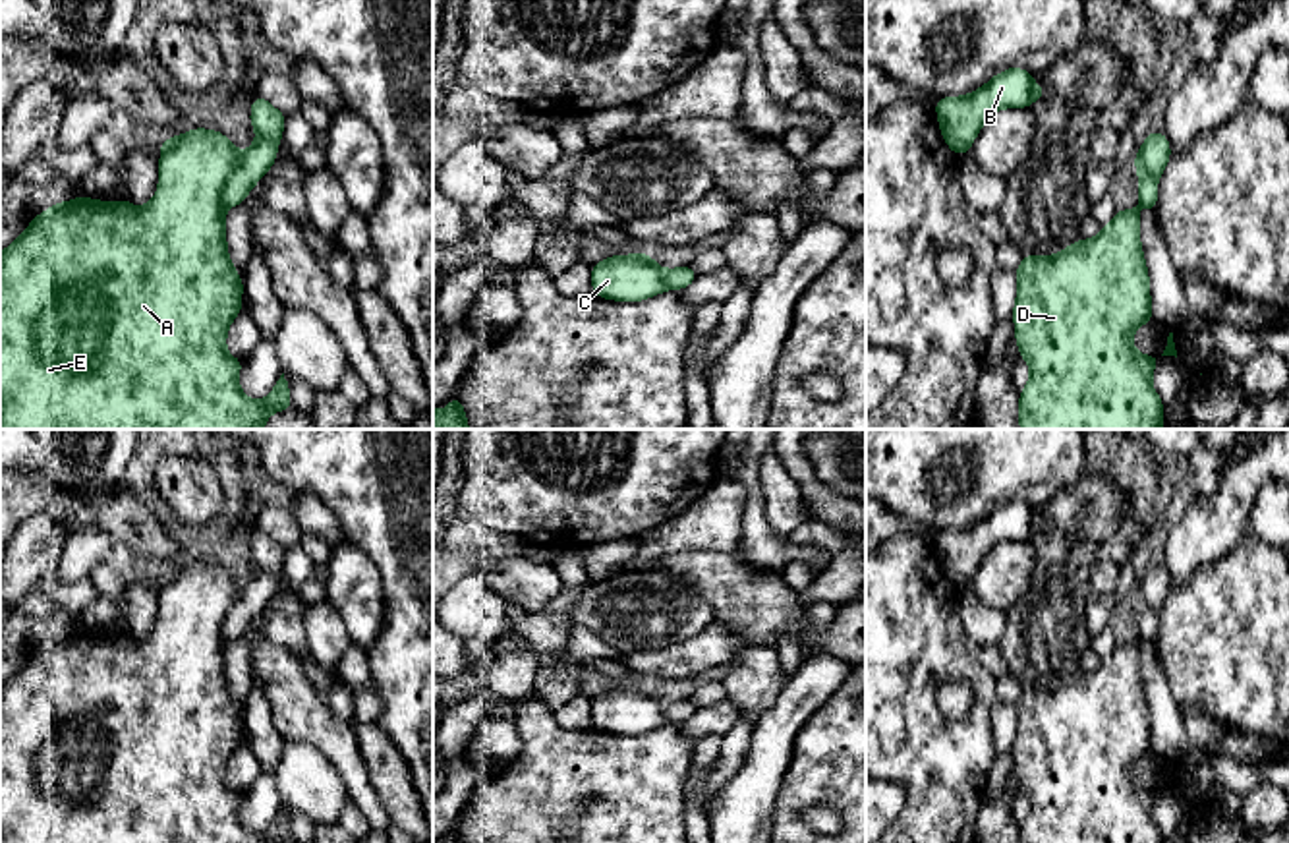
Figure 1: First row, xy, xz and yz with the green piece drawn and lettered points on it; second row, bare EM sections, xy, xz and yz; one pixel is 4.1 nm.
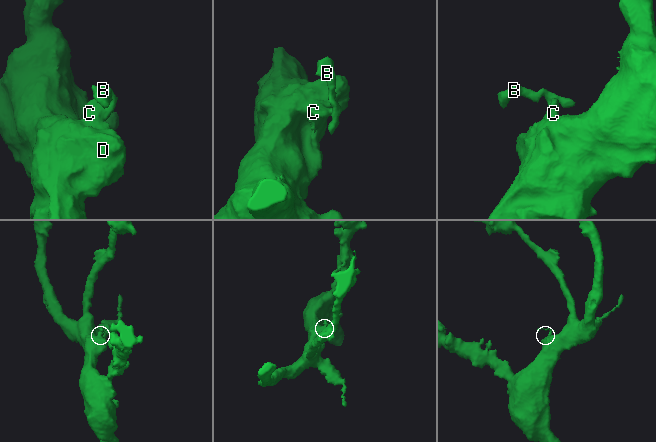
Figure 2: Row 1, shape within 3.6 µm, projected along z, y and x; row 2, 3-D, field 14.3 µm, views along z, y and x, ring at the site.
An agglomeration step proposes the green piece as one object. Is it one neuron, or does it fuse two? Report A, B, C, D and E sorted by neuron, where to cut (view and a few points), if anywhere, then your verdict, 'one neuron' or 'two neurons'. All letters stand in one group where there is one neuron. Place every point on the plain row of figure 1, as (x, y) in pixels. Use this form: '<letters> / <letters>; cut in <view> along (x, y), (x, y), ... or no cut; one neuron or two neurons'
A C D E / B; cut in xy along (242, 586), (242, 592), (223, 619), (223, 640); two neurons

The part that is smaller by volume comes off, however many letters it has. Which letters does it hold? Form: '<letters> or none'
B

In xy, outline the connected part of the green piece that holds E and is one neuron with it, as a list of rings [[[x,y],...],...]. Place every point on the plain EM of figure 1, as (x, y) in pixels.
[[[193,561],[184,568],[172,568],[160,576],[158,623],[145,640],[135,640],[128,632],[106,636],[77,628],[37,648],[31,657],[0,684],[0,843],[288,843],[292,841],[290,818],[284,806],[263,833],[243,828],[238,806],[243,793],[226,785],[230,756],[242,744],[243,715],[234,702],[226,679],[226,652],[222,638],[222,619],[240,597],[242,586],[216,563]]]

